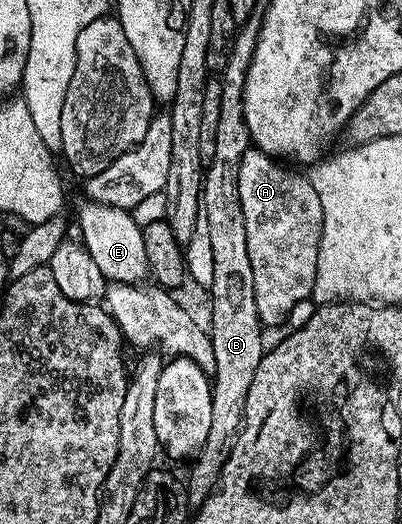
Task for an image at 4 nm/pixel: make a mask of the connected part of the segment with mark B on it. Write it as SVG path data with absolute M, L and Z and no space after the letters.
M251 24L244 25L234 37L229 64L225 64L219 78L221 112L217 119L217 141L213 144L213 156L206 163L203 176L201 218L205 223L205 230L207 226L206 249L213 252L213 282L209 287L209 333L213 344L215 372L211 383L213 416L209 423L209 436L205 436L205 444L190 463L191 475L185 478L187 505L191 508L202 506L215 489L215 483L219 481L222 466L227 463L231 446L239 435L239 426L245 412L245 396L249 396L249 384L253 384L257 364L261 364L265 353L265 327L257 316L257 300L253 300L253 268L249 264L249 252L245 244L245 212L241 212L239 195L241 156L245 156L245 152L253 146L243 115L243 89L247 83L249 64L253 60L256 37L256 27Z

